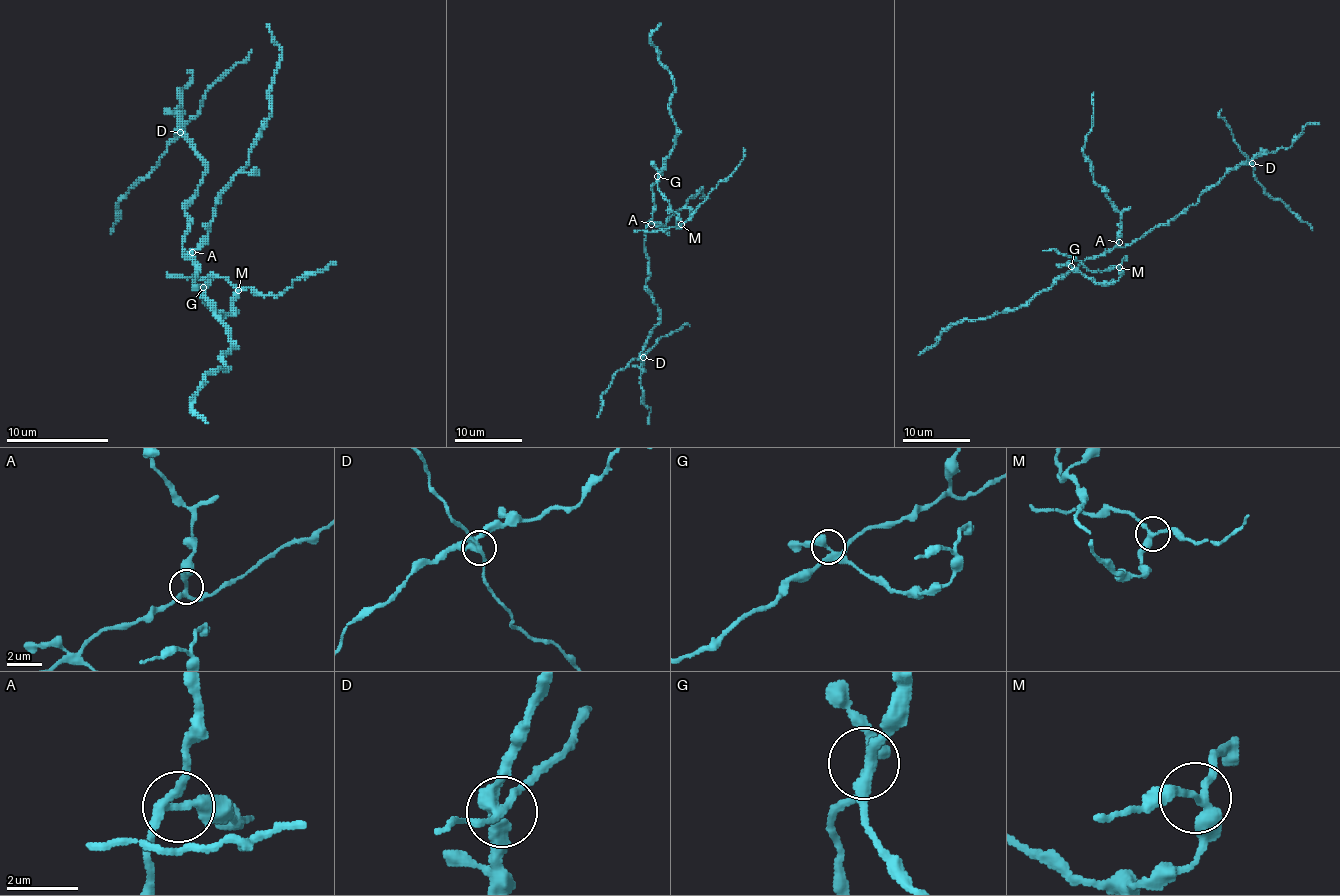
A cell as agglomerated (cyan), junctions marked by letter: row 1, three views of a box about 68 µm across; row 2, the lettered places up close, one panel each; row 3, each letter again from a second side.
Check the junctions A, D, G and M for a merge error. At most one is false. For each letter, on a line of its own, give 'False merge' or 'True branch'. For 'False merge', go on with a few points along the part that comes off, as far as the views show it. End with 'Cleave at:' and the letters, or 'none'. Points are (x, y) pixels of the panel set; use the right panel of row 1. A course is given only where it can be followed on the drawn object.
A: True branch
D: False merge. Course of the part to remove: (1252, 163), (1253, 176), (1268, 197), (1279, 198), (1312, 230)
G: True branch
M: True branch
Cleave at: D

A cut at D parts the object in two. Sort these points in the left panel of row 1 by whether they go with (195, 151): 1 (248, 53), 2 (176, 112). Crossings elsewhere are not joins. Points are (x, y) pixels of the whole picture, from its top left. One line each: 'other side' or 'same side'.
1: other side
2: same side

